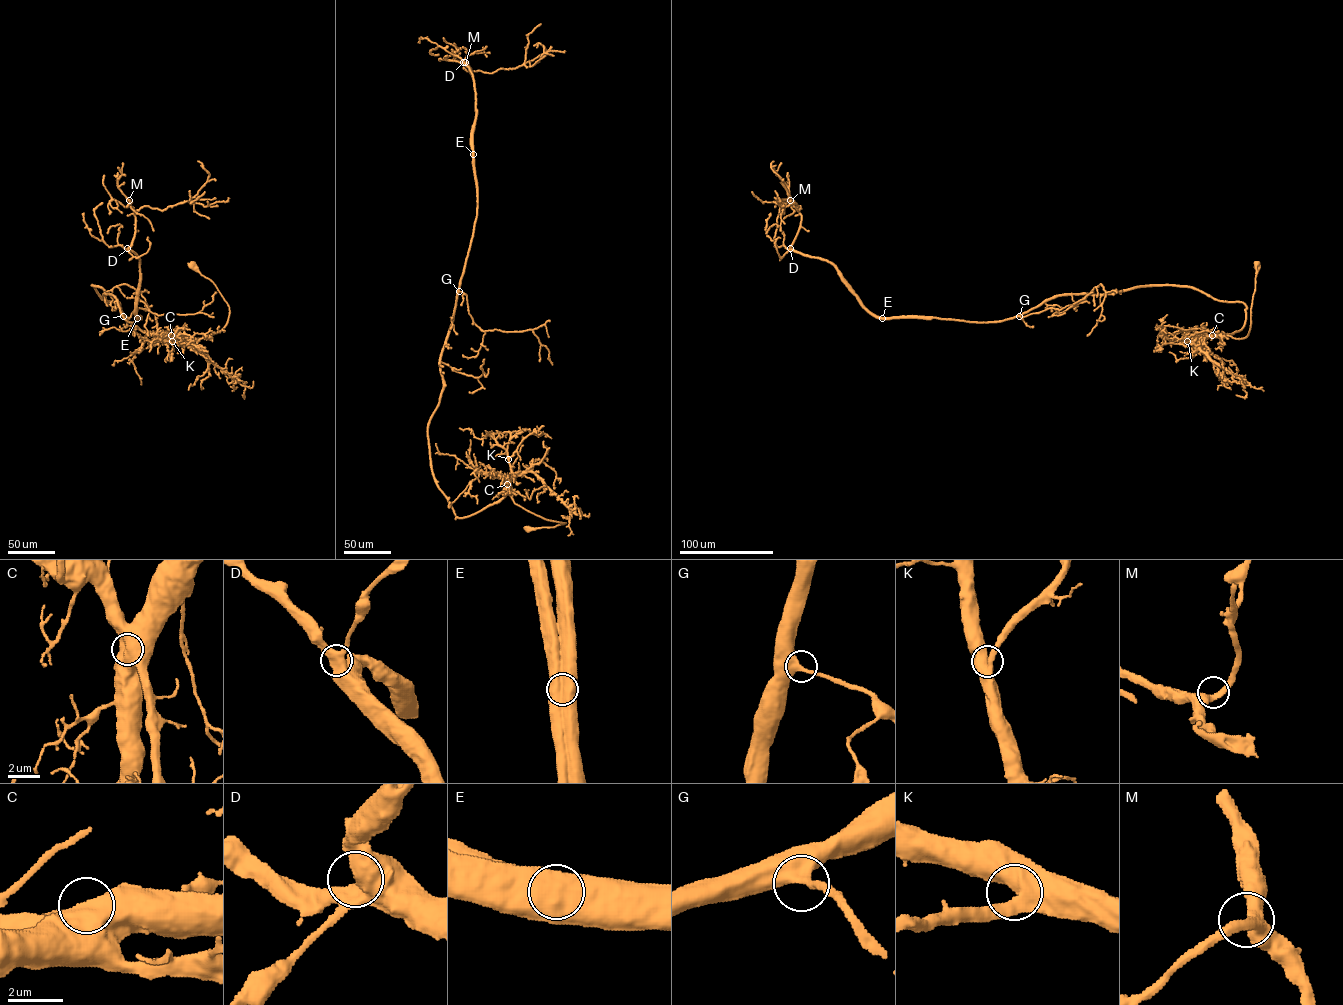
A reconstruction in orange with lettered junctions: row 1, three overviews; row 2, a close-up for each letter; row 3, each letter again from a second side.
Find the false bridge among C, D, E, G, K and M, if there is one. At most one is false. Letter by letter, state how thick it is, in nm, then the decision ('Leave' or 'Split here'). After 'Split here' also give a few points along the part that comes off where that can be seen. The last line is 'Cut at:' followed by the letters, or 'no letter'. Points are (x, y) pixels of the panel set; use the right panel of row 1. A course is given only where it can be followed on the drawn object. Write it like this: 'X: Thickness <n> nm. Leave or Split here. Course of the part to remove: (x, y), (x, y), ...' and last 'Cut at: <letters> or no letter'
C: Thickness 750 nm. Leave
D: Thickness 650 nm. Leave
E: Thickness 1250 nm. Split here. Course of the part to remove: (882, 318), (875, 317), (864, 306), (838, 273)
G: Thickness 420 nm. Leave
K: Thickness 650 nm. Leave
M: Thickness 440 nm. Leave
Cut at: E

